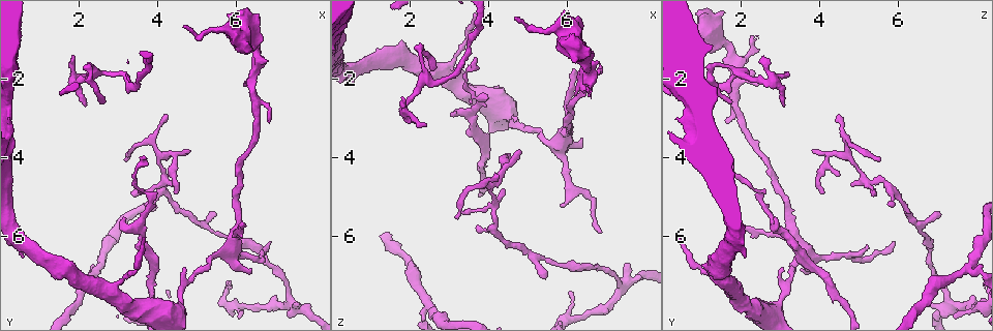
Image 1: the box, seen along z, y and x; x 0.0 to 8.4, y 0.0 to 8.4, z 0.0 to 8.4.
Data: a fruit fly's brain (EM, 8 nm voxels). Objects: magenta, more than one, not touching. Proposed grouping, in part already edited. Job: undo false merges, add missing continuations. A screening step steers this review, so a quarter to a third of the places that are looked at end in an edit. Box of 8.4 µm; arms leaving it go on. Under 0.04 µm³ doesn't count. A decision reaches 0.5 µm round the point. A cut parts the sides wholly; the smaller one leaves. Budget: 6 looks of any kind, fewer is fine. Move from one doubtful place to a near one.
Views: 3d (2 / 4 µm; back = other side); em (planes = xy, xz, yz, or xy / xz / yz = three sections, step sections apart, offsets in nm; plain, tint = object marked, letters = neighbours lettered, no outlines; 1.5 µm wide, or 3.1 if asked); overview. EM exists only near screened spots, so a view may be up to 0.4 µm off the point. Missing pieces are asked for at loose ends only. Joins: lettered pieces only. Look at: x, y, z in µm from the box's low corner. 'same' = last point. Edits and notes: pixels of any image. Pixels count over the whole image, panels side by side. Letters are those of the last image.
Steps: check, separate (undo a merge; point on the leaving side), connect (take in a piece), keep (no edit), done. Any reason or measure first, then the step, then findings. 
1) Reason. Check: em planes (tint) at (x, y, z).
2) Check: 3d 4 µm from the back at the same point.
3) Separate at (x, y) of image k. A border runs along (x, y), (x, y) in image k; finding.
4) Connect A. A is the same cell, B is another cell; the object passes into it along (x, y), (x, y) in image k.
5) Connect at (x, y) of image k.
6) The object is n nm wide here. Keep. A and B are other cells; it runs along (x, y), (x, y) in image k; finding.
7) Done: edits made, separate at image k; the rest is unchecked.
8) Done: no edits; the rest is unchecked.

Branch stops here. Check: 3d 4 µm at (7.60, 7.70, 6.65).

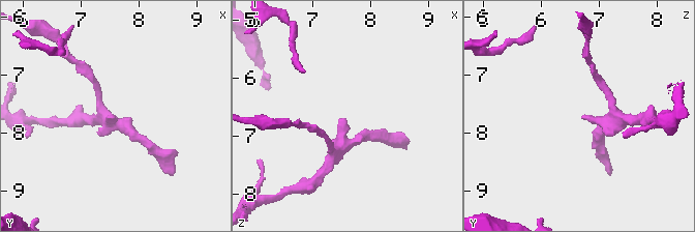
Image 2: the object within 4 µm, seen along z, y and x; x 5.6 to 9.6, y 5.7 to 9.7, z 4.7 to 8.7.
Check: em planes (plain) at (7.60, 7.70, 6.70).

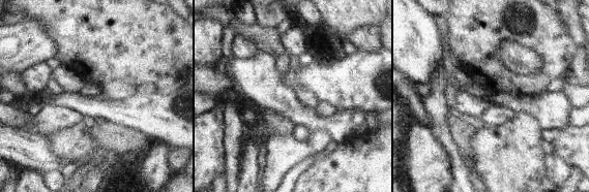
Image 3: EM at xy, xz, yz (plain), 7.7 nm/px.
What lies round it. Check: em planes (letters) at the same point.

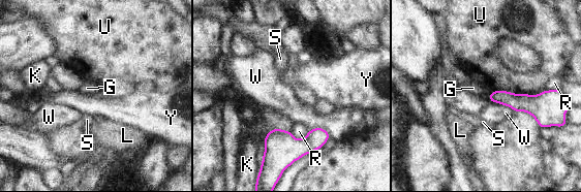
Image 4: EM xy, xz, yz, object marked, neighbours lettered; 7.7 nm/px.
The longest contact is with U, 280 nm. Keep. G, K, L, R, S, U, W and Y are other cells; a border runs along (493, 91), (488, 98) in image 4; none of them fits.

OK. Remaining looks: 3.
Sharp bend. Check: 3d 2 µm at (2.45, 6.80, 7.75).

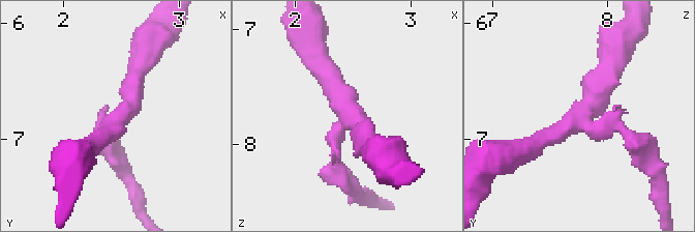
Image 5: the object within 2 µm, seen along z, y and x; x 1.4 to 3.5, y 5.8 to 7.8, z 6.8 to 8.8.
3 arms meet here. Check: em planes (letters) at (2.42, 6.84, 7.70).

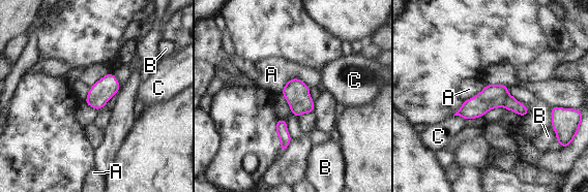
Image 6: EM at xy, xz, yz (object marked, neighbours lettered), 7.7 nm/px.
The object is 170 nm wide here. Separate at (493, 96) of image 6. A, B and C are other cells; a border runs along (509, 95), (503, 106) in image 6; a second neuron is stuck on.

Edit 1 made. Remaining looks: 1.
Done: edits made, separate at image 6; the rest is unchecked.

